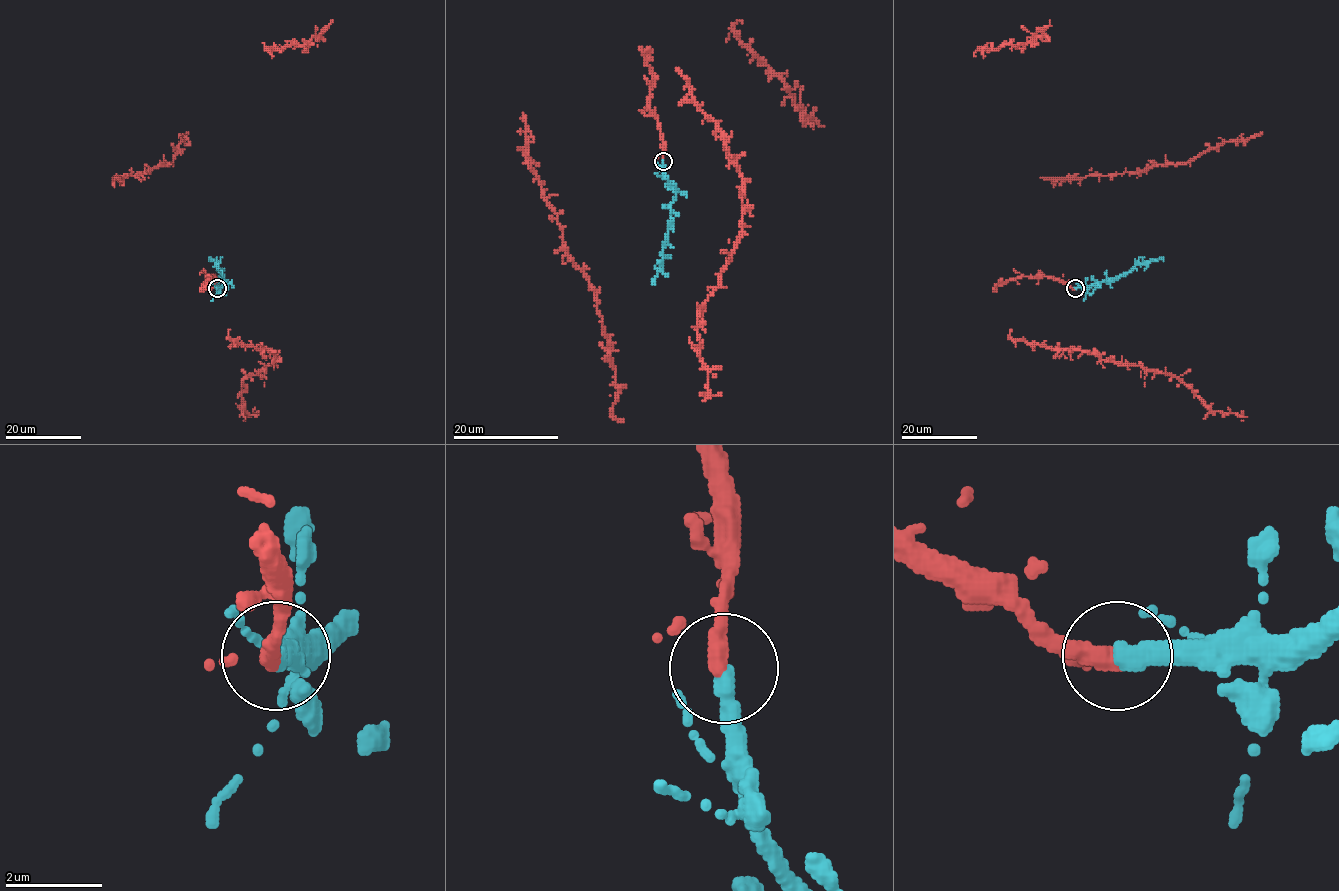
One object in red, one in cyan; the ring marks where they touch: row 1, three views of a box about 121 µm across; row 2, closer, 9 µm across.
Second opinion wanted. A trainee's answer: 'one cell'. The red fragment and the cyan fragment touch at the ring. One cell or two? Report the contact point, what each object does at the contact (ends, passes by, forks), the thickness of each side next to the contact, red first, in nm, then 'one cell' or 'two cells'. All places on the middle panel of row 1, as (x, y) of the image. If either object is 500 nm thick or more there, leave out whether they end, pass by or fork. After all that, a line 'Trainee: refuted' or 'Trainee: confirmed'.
place (663, 161); red passes by; cyan ends; calibres 280 and 400 nm; one cell
Trainee: confirmed

